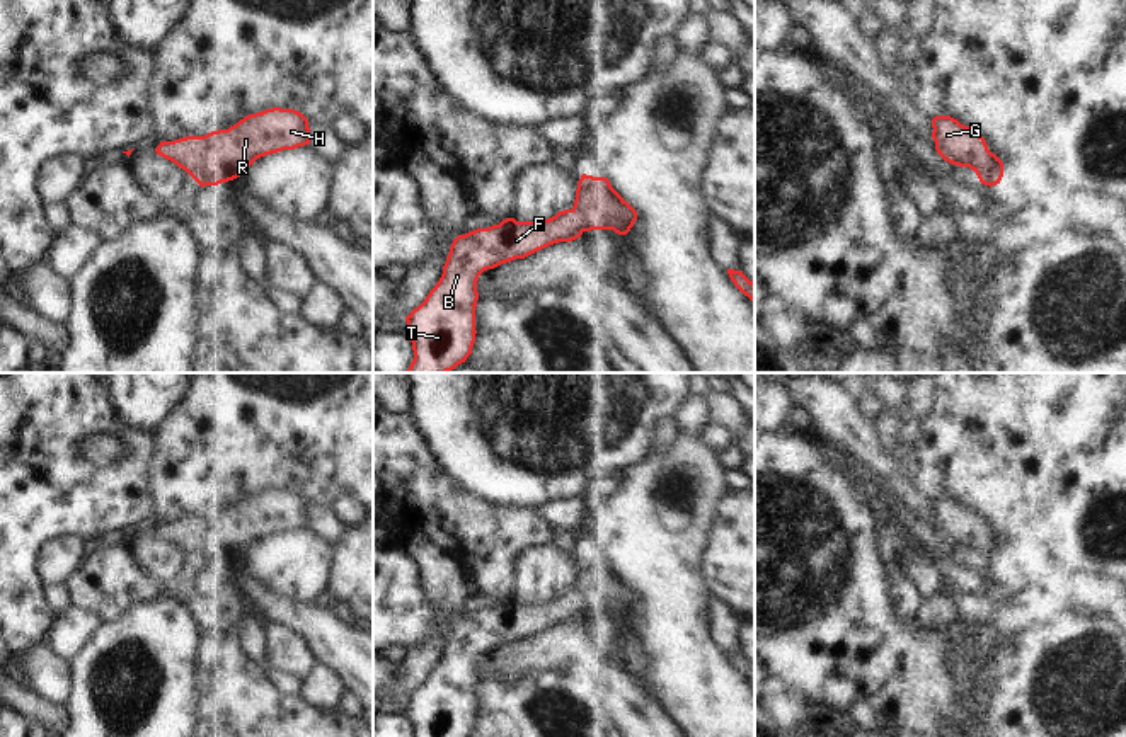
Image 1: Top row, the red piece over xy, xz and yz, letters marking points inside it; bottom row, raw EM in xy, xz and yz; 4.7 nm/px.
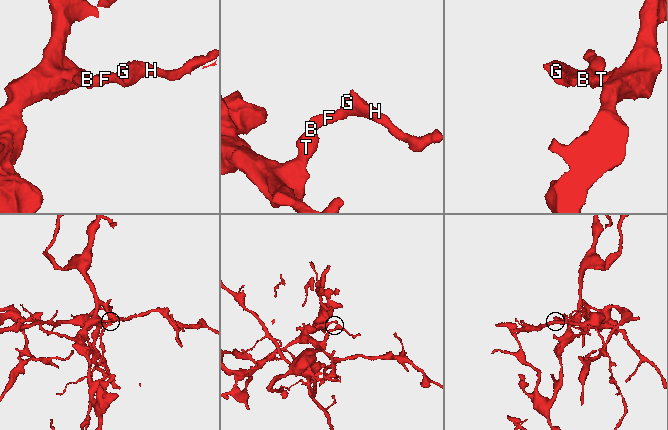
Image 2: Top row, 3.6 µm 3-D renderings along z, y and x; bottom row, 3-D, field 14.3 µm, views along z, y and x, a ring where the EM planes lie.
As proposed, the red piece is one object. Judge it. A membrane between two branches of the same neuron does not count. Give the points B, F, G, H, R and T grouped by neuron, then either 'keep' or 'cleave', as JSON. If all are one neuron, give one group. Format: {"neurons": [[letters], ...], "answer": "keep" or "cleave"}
{"neurons": [["B", "F", "G", "H", "R", "T"]], "answer": "keep"}

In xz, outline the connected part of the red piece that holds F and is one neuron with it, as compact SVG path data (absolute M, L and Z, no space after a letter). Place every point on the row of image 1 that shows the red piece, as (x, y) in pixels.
M583 174L571 209L543 221L506 218L499 225L458 235L439 281L405 317L405 335L414 351L405 373L448 373L467 361L477 334L477 281L484 271L559 242L572 242L584 231L613 230L627 235L635 220L637 211L606 177Z

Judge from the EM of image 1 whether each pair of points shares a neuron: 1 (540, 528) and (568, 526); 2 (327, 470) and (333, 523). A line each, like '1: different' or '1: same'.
1: different
2: different

